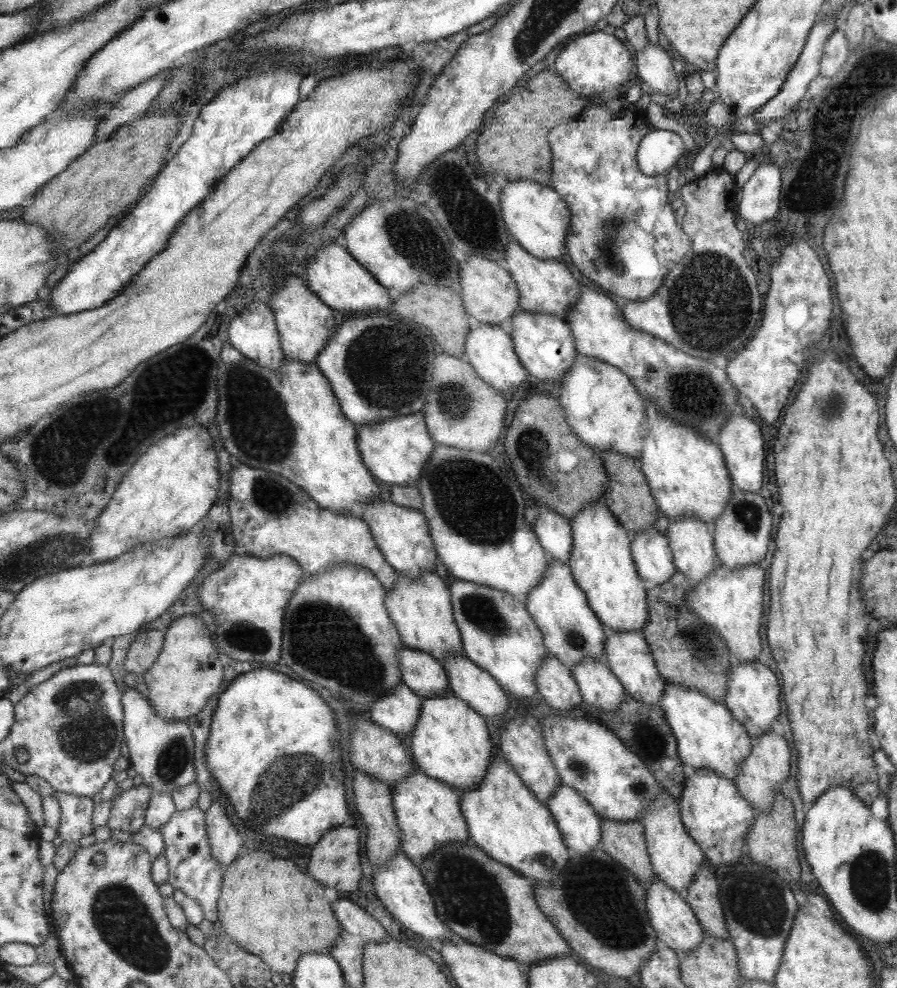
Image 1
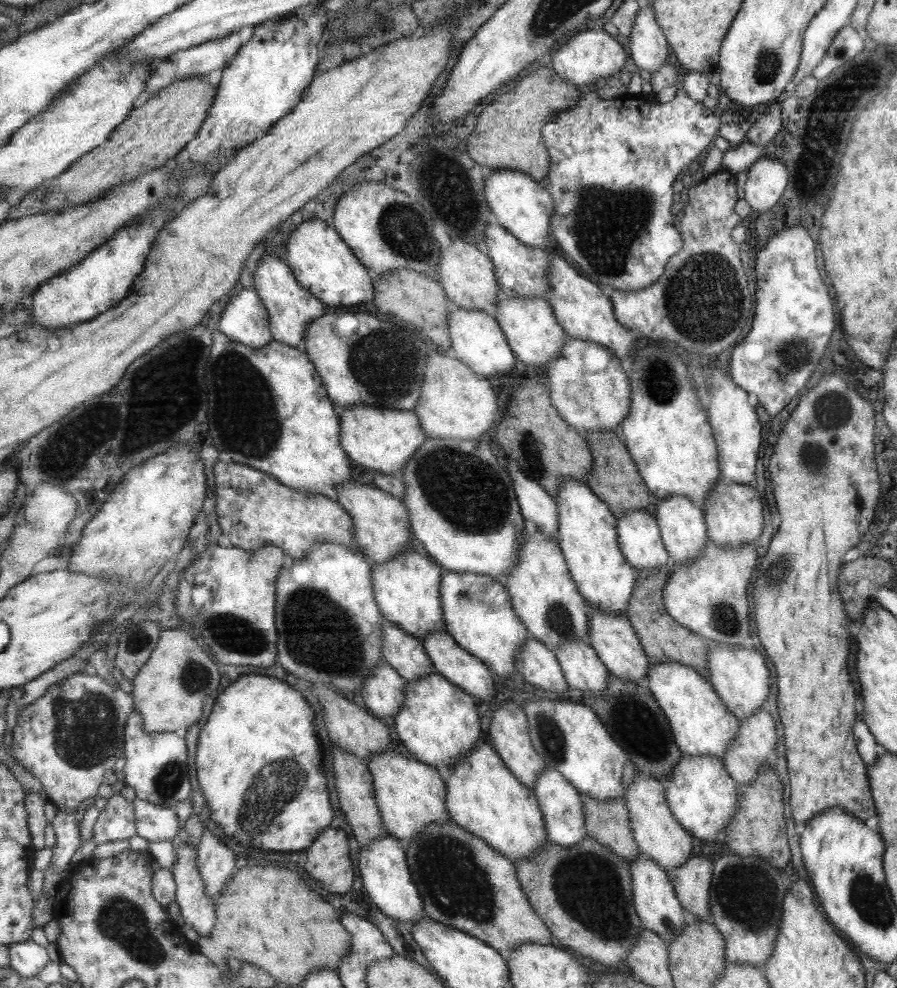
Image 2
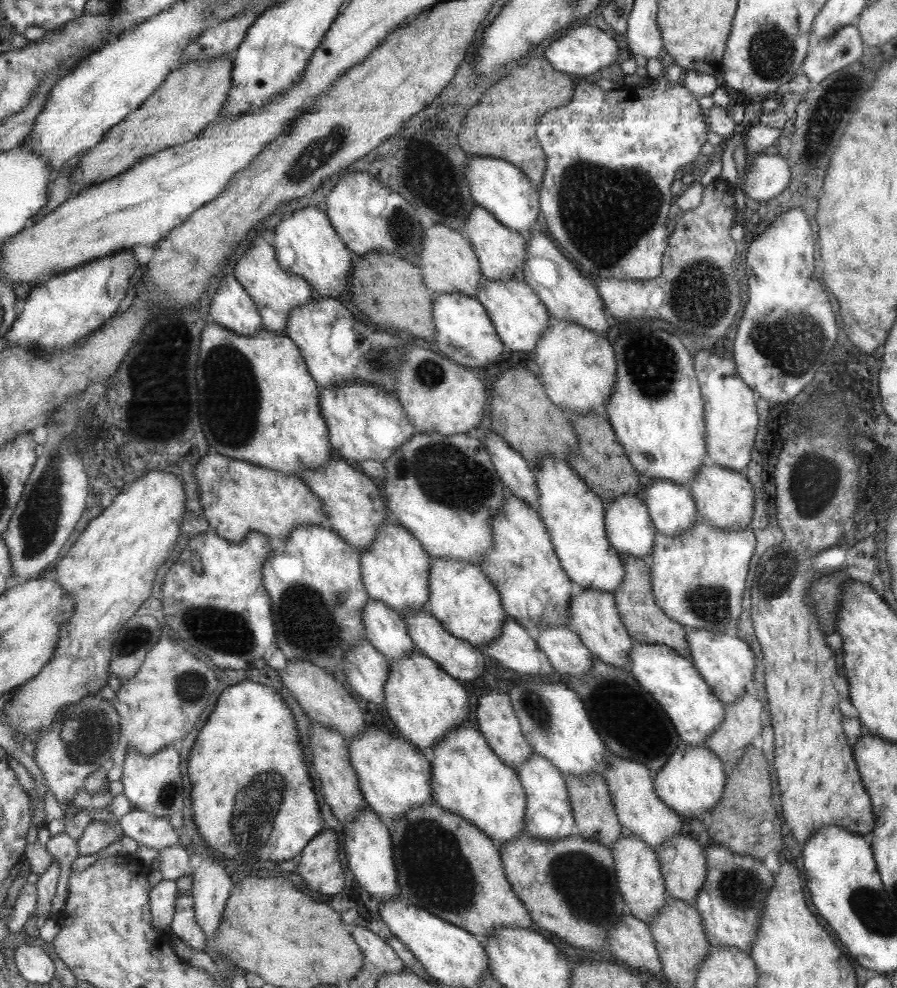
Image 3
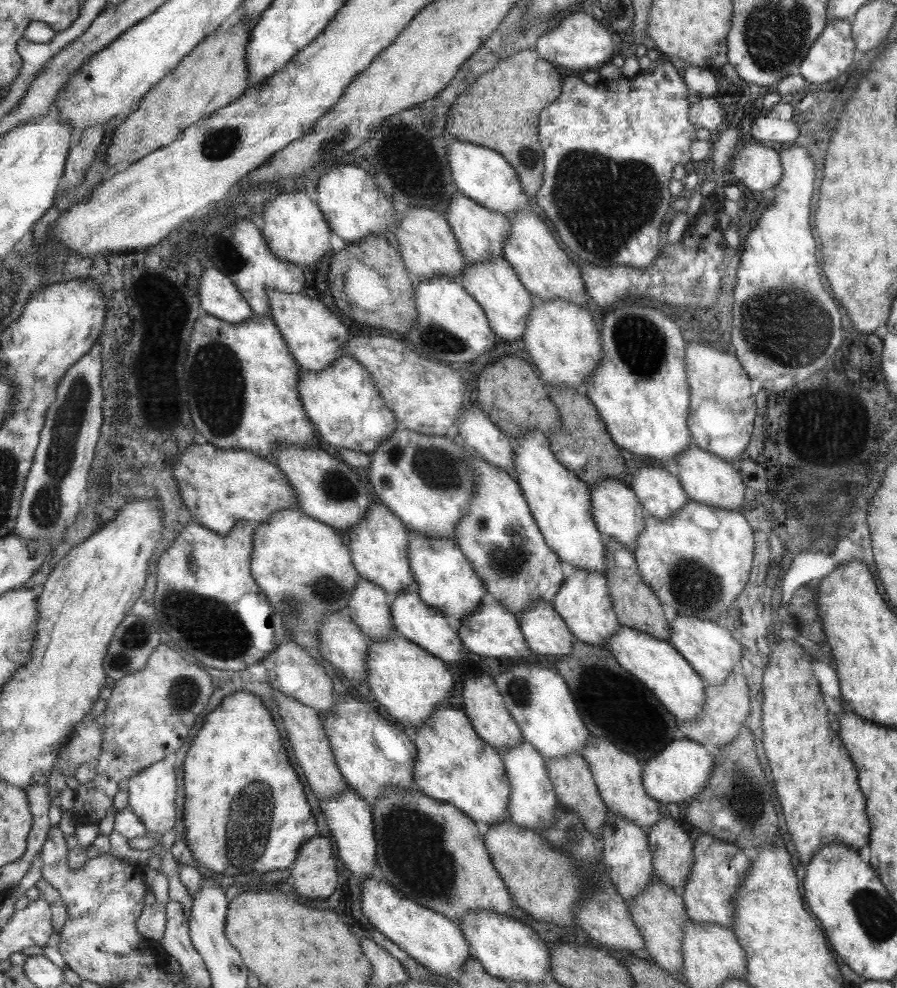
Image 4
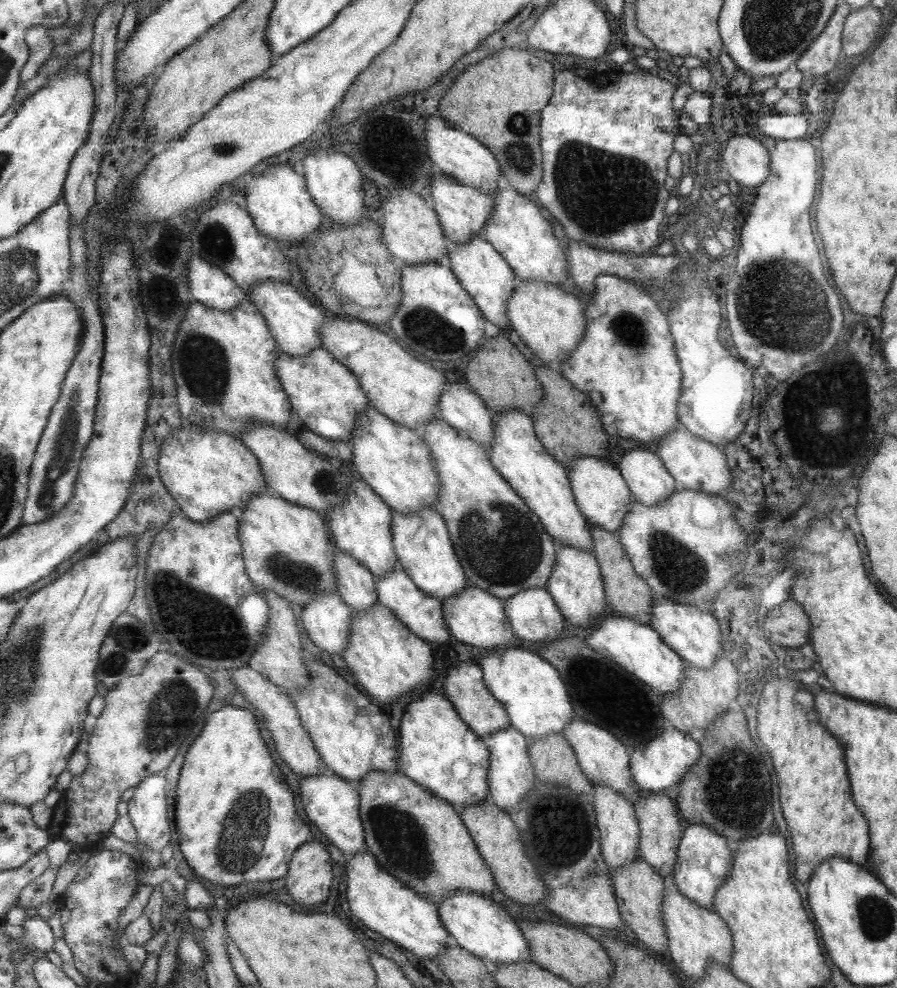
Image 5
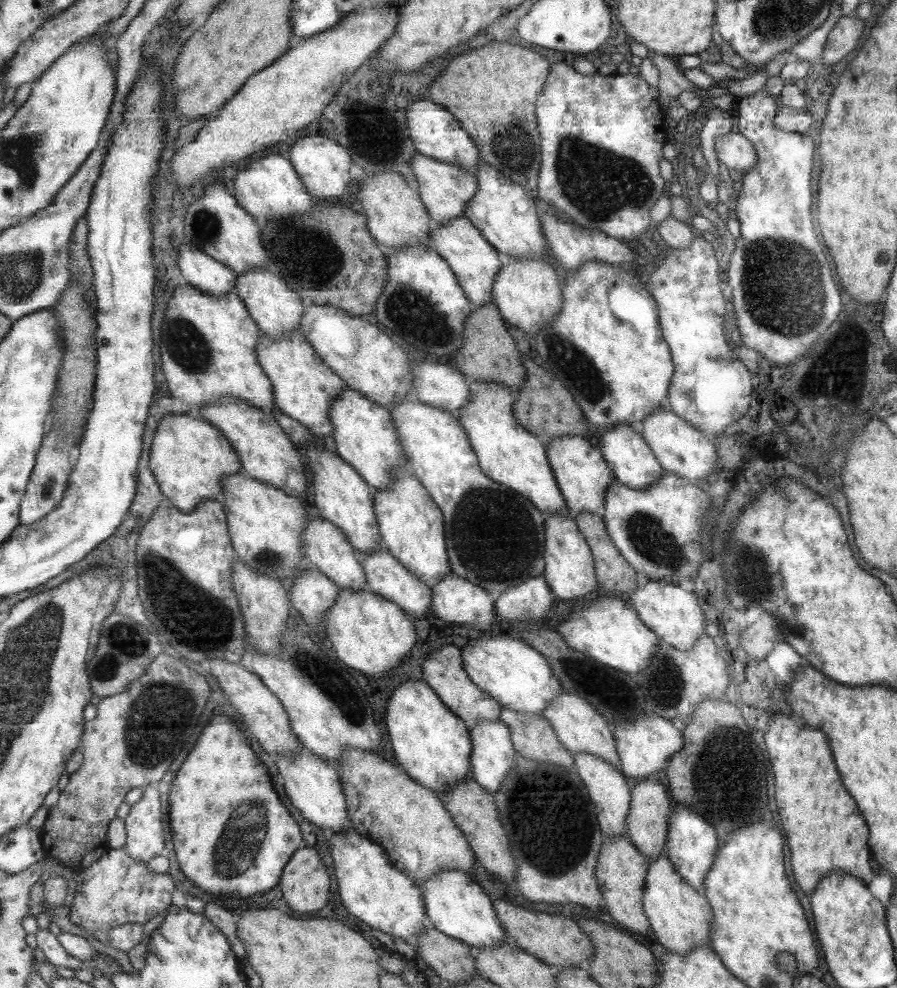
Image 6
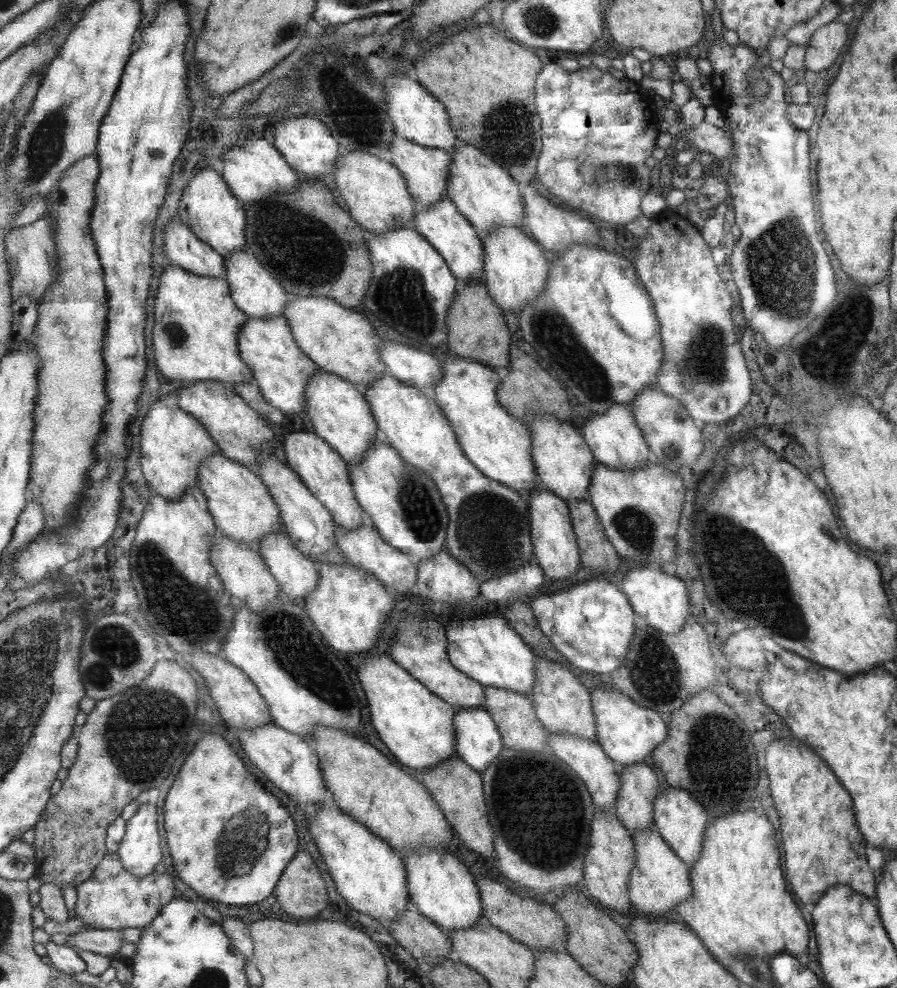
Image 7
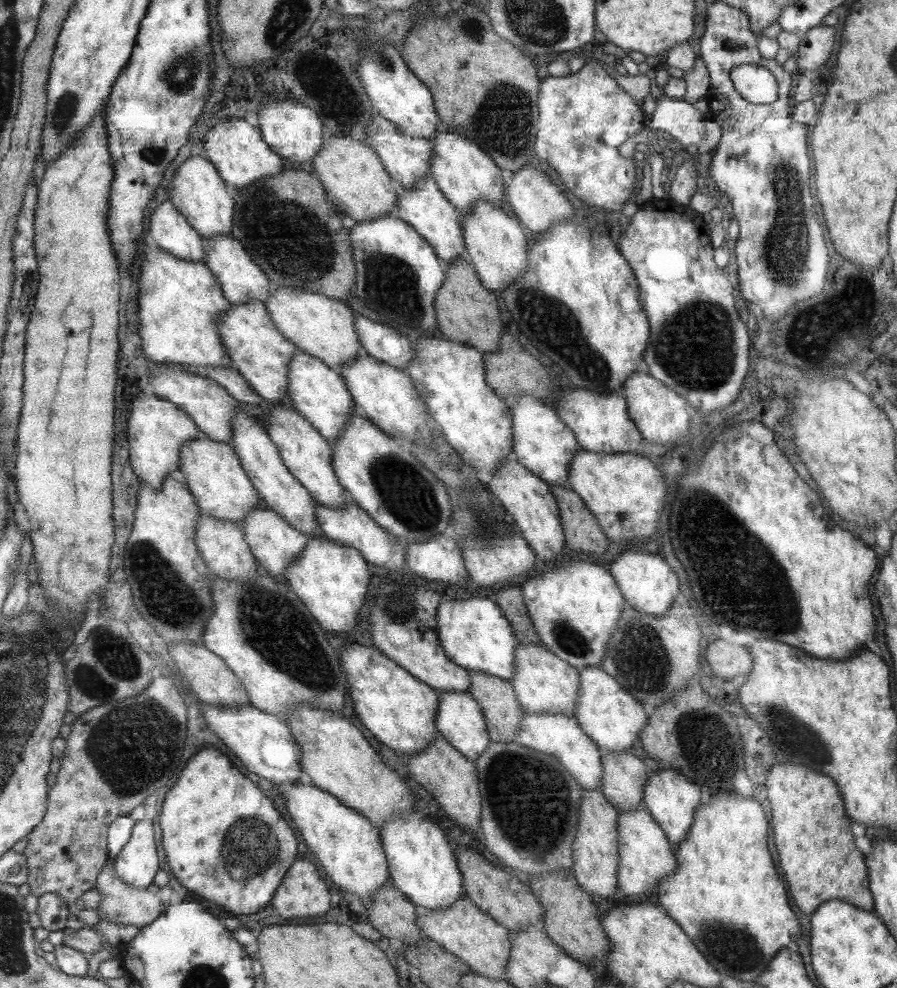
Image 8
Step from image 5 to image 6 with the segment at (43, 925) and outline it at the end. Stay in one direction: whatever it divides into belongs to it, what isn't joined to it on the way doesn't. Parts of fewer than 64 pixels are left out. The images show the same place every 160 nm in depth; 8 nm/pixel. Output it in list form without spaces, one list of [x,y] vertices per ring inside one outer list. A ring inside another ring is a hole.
[[[38,929],[35,933],[37,946],[42,950],[44,956],[55,966],[63,966],[72,970],[92,969],[97,959],[92,962],[79,962],[77,958],[71,956],[59,942],[58,935],[52,934],[49,929]]]

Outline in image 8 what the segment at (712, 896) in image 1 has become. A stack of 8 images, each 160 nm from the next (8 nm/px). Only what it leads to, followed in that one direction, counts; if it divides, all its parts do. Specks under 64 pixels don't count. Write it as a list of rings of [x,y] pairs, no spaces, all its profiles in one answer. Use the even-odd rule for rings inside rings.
[[[601,751],[603,772],[599,791],[618,812],[641,807],[647,774],[639,758],[631,752]]]

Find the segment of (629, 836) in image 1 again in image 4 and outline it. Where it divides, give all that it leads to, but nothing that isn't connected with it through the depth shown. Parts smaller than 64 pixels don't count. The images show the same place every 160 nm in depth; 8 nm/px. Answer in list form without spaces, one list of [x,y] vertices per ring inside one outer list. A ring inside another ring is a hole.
[[[573,752],[561,758],[545,760],[544,765],[548,771],[548,777],[552,779],[552,785],[555,787],[556,799],[559,800],[559,804],[568,806],[569,810],[579,814],[584,826],[589,831],[592,831],[592,834],[600,836],[600,830],[604,825],[608,810],[600,798],[600,793],[597,790],[596,781],[592,777],[591,767],[588,762],[585,762],[585,759],[577,752]]]

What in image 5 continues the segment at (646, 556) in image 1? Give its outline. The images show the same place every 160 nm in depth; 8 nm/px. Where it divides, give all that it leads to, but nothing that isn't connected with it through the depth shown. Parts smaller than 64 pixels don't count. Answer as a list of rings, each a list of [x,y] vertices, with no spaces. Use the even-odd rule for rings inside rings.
[[[588,455],[573,458],[572,462],[567,463],[566,469],[569,469],[569,480],[576,505],[588,524],[609,529],[611,533],[619,531],[621,522],[628,513],[630,502],[633,501],[632,493],[620,471],[607,461]]]

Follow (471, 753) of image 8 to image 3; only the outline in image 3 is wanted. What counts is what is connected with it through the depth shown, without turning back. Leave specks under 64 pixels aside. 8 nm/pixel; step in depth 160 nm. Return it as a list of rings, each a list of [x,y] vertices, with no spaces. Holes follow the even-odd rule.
[[[532,753],[516,772],[527,795],[527,809],[524,812],[525,833],[540,840],[557,840],[575,834],[575,815],[572,813],[571,800],[568,798],[562,772],[548,759],[535,753]]]

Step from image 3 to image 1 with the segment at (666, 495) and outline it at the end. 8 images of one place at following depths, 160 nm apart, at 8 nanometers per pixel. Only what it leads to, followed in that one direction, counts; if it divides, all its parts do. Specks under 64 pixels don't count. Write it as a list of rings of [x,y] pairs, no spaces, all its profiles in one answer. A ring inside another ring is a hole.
[[[681,517],[677,521],[669,520],[666,530],[676,570],[693,584],[708,577],[715,568],[714,538],[707,532],[706,525],[693,517]]]

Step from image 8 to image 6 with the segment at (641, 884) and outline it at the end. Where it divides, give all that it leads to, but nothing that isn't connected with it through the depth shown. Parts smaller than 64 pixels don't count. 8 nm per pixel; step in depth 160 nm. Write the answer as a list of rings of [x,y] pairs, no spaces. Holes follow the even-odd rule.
[[[664,854],[651,858],[648,862],[648,874],[644,878],[643,907],[656,937],[656,947],[675,954],[687,954],[696,946],[709,946],[712,907],[709,906],[708,899],[688,885]]]

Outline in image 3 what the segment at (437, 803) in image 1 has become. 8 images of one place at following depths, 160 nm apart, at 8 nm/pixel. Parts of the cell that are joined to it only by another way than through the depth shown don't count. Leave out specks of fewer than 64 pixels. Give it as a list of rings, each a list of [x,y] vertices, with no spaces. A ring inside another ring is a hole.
[[[370,720],[364,734],[350,741],[350,753],[368,807],[386,823],[399,820],[409,810],[433,802],[432,760],[408,739],[393,738],[381,724],[377,726]]]

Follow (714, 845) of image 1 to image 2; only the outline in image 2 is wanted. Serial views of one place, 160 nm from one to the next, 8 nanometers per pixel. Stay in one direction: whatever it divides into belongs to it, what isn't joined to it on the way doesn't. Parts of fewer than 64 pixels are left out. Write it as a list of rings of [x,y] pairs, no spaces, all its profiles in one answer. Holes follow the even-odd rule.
[[[682,755],[662,783],[673,818],[692,835],[696,842],[703,840],[711,846],[713,840],[723,835],[725,827],[730,824],[738,811],[736,782],[724,769],[721,759],[714,756]]]

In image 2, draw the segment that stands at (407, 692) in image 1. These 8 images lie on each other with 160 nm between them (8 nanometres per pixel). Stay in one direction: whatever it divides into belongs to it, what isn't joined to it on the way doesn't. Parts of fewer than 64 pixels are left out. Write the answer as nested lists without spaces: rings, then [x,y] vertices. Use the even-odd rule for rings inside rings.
[[[387,662],[381,663],[361,690],[367,710],[391,722],[407,700],[406,680]]]

